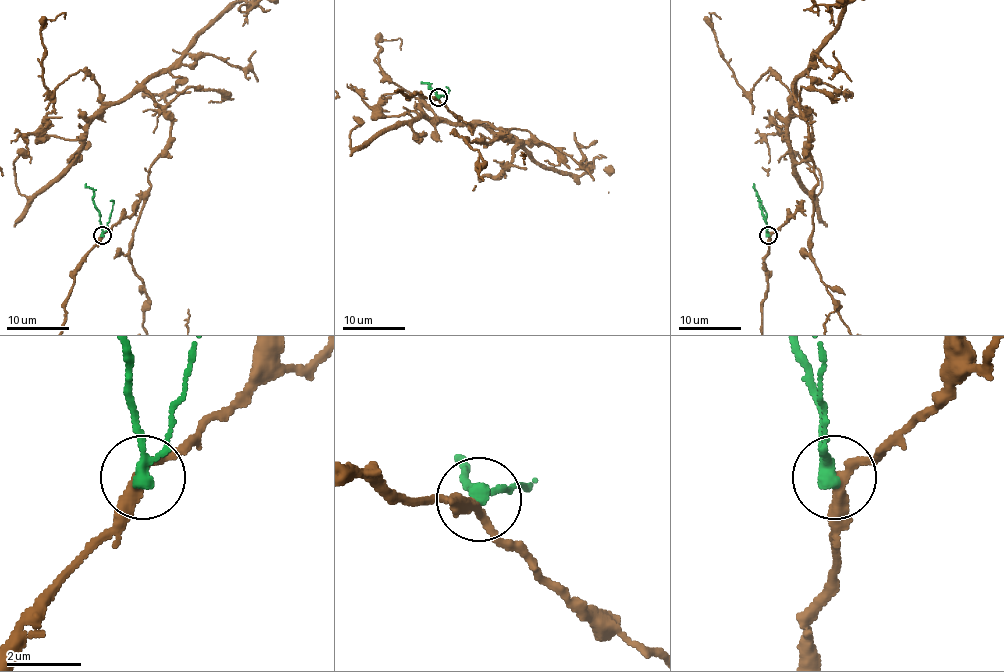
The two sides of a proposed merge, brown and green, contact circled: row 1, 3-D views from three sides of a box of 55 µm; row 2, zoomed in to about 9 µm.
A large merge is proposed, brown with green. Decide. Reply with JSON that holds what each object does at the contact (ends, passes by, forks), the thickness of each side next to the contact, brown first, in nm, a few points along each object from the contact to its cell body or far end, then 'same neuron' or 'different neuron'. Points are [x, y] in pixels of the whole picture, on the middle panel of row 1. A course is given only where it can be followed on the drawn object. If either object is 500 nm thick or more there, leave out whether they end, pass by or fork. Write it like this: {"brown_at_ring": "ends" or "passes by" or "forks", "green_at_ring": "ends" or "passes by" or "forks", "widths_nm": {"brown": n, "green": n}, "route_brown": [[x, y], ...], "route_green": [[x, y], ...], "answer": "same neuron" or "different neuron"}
{"brown_at_ring": "passes by", "green_at_ring": "passes by", "widths_nm": {"brown": 300, "green": 280}, "route_green": [[438, 97], [430, 86], [421, 83]], "answer": "different neuron"}

